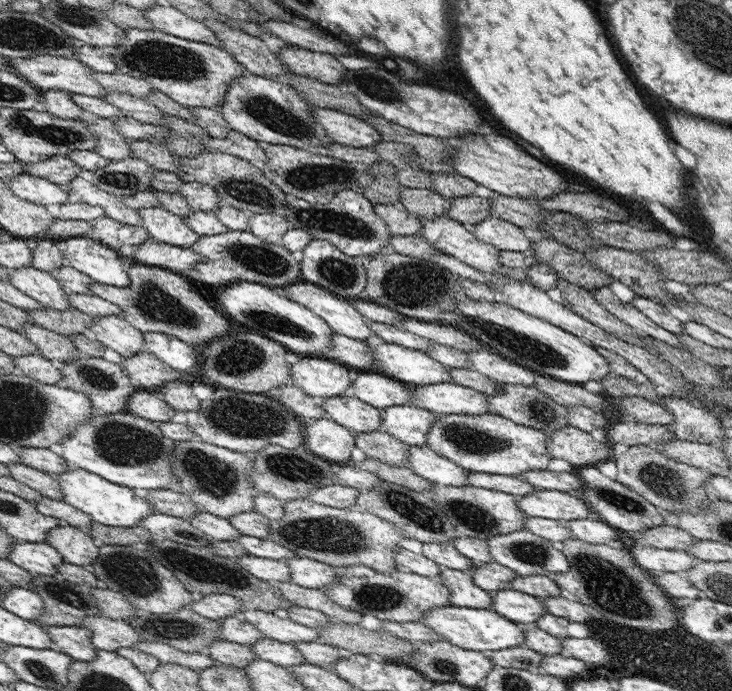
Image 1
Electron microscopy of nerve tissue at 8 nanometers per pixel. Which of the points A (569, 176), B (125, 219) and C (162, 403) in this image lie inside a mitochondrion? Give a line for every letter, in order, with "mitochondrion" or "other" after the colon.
A: other
B: other
C: other

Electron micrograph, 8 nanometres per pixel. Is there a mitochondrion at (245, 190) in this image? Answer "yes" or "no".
yes

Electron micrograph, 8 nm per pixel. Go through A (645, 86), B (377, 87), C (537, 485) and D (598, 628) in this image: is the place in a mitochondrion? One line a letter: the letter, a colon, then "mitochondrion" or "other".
A: other
B: mitochondrion
C: other
D: mitochondrion

